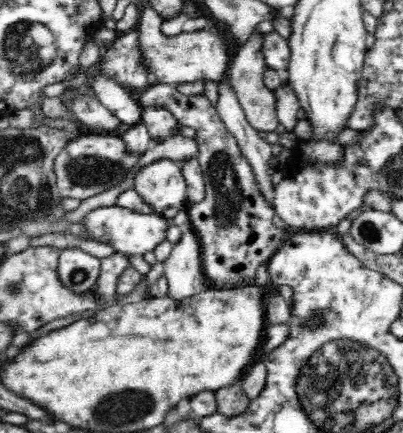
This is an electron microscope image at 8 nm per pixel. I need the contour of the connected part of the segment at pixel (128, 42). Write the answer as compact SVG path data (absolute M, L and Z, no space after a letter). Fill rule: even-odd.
M140 27L118 34L117 39L103 51L102 71L110 74L121 87L136 94L152 83L140 46Z

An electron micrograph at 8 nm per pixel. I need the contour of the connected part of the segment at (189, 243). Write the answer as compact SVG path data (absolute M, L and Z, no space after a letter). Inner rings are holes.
M186 221L179 226L183 232L181 239L172 247L170 256L163 262L164 276L168 280L168 297L181 303L184 299L190 298L208 289L202 274L202 265L199 264L199 244L195 234L190 230L190 223Z

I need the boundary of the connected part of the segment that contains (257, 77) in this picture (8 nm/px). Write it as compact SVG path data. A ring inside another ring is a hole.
M250 32L250 38L237 46L229 70L229 83L234 90L240 106L244 109L248 123L256 129L268 134L274 134L279 126L275 109L275 94L263 84L263 74L268 69L264 53L262 53L263 40L267 34Z

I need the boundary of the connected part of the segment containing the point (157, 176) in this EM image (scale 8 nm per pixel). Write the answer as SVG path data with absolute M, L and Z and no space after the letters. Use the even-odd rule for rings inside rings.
M168 159L151 162L135 176L132 189L152 212L162 214L166 208L180 209L188 204L179 162Z

